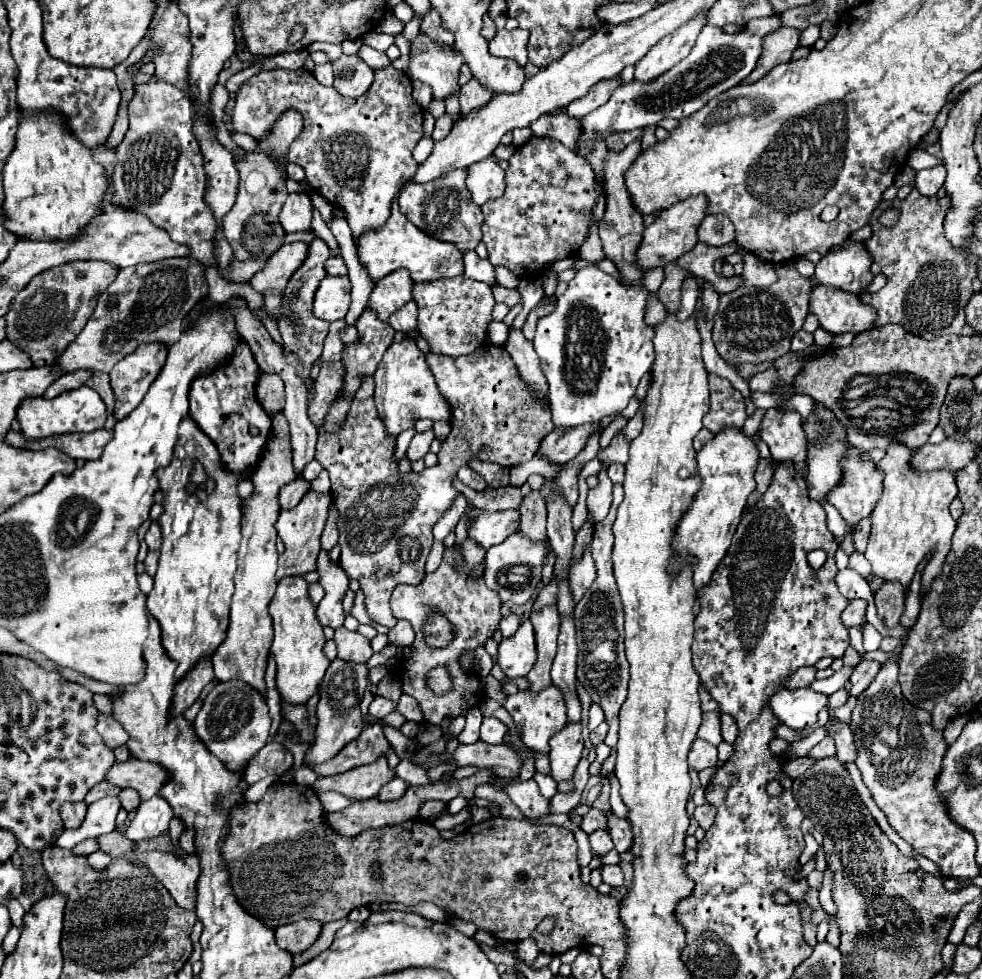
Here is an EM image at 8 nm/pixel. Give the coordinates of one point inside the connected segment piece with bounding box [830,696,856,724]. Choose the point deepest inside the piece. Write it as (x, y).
(842, 714)

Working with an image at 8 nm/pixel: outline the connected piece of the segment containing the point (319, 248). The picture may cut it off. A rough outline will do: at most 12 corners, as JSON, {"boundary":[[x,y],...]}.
{"boundary":[[314,238],[288,280],[276,320],[286,364],[314,398],[310,368],[328,322],[312,314],[326,276],[326,242]]}

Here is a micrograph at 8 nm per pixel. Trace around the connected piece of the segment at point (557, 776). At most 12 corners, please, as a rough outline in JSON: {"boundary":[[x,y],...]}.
{"boundary":[[580,724],[550,738],[550,776],[572,780],[582,758]]}

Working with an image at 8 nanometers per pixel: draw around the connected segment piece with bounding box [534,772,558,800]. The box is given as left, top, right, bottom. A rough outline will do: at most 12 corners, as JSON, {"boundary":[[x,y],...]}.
{"boundary":[[540,772],[534,774],[534,780],[544,798],[552,798],[556,782],[550,776]]}

